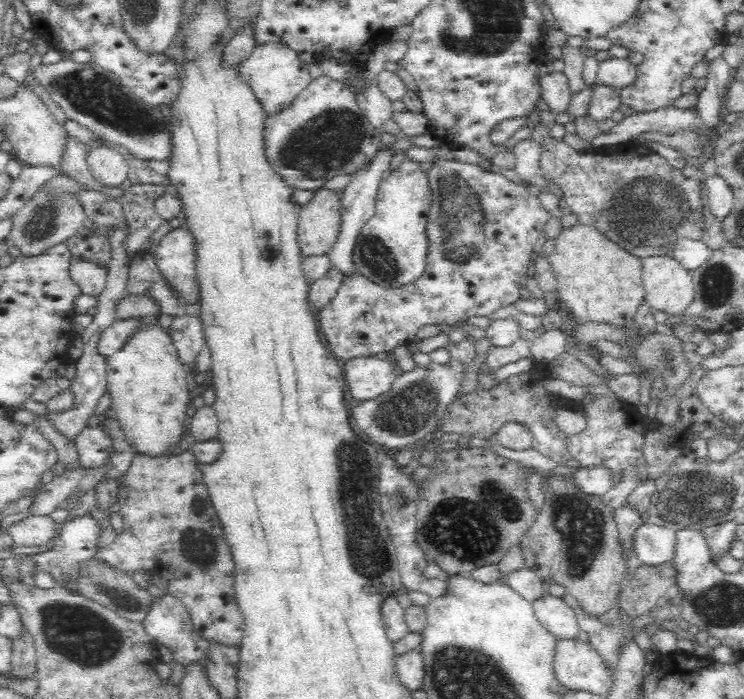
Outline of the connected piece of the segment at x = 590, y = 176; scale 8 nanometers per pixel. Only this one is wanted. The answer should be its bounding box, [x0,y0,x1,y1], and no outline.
[490,117,706,258]

